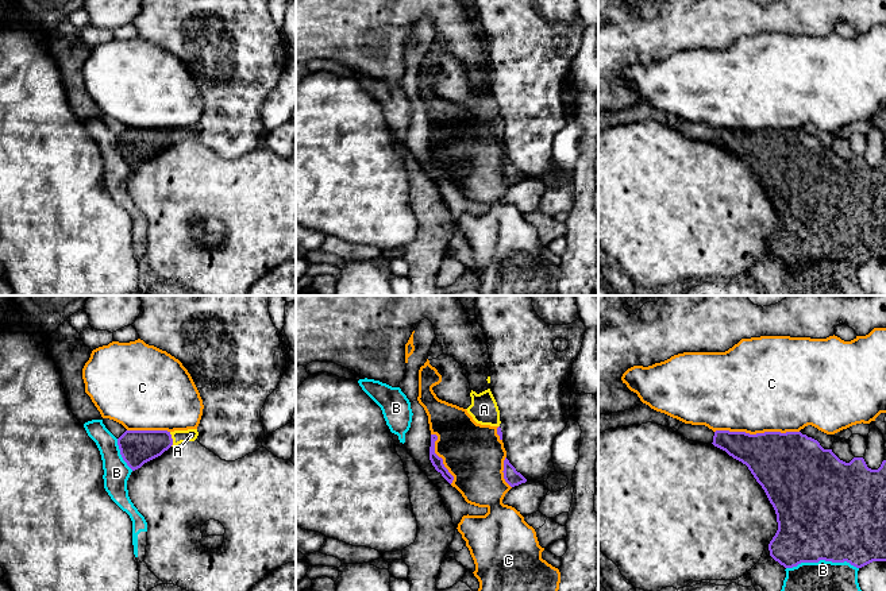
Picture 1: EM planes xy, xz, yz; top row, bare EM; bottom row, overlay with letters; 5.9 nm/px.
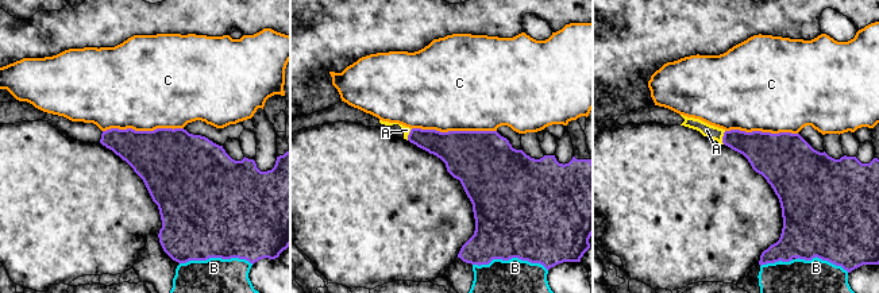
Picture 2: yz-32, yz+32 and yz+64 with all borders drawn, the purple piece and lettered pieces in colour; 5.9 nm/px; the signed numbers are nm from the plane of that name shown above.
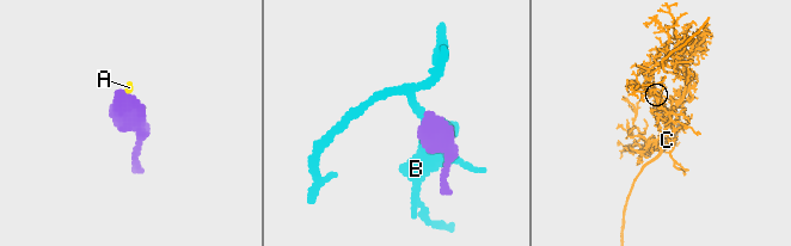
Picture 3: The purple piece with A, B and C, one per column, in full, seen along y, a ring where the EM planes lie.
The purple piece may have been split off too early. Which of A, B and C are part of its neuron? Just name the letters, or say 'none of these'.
A

